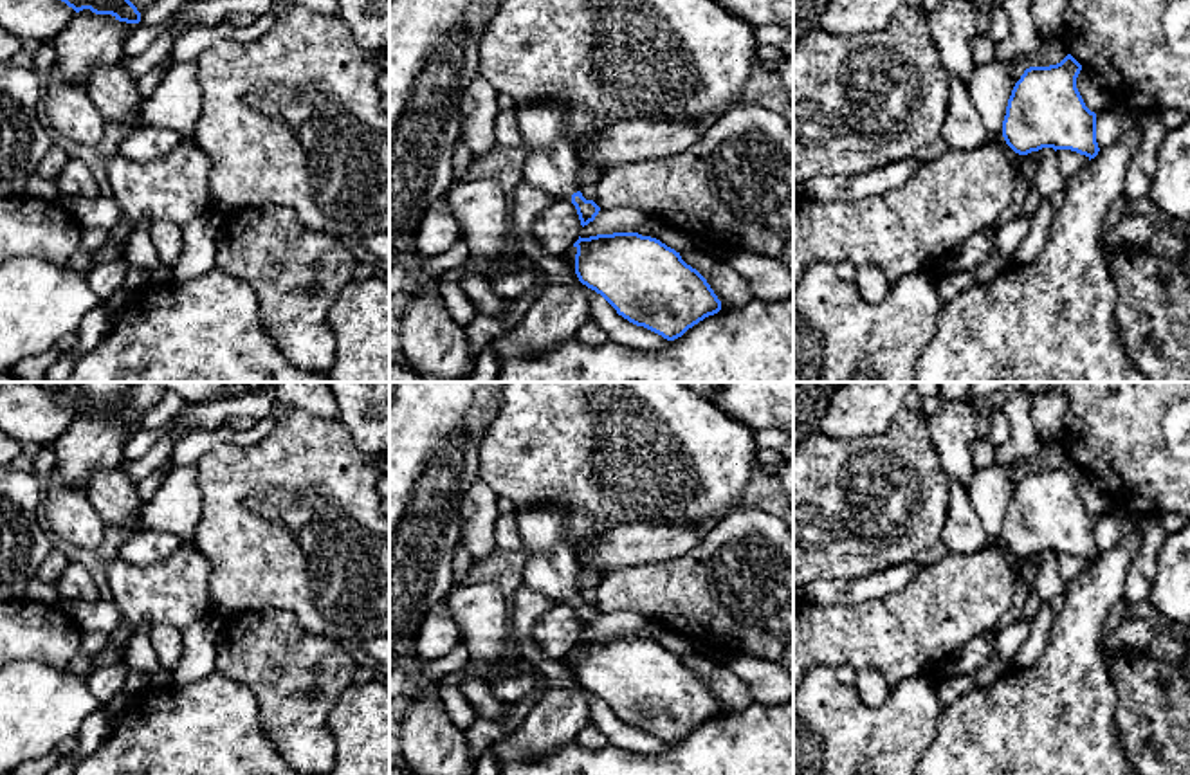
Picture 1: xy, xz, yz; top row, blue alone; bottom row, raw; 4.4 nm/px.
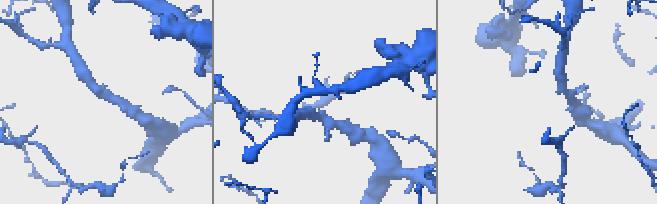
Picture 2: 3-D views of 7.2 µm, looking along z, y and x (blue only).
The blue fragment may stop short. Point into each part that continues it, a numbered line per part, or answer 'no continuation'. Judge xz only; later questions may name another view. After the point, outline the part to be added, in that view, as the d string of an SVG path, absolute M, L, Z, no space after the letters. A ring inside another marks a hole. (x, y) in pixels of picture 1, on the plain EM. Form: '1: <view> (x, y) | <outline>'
1: xz (552, 570) | M536 503L516 512L519 535L530 550L525 582L564 606L572 606L572 598L581 595L577 541L566 535L570 515L566 508L550 503Z

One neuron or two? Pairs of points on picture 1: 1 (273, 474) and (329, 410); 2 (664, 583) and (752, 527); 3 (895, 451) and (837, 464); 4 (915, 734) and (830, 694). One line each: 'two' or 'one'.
1: two
2: one
3: one
4: one

